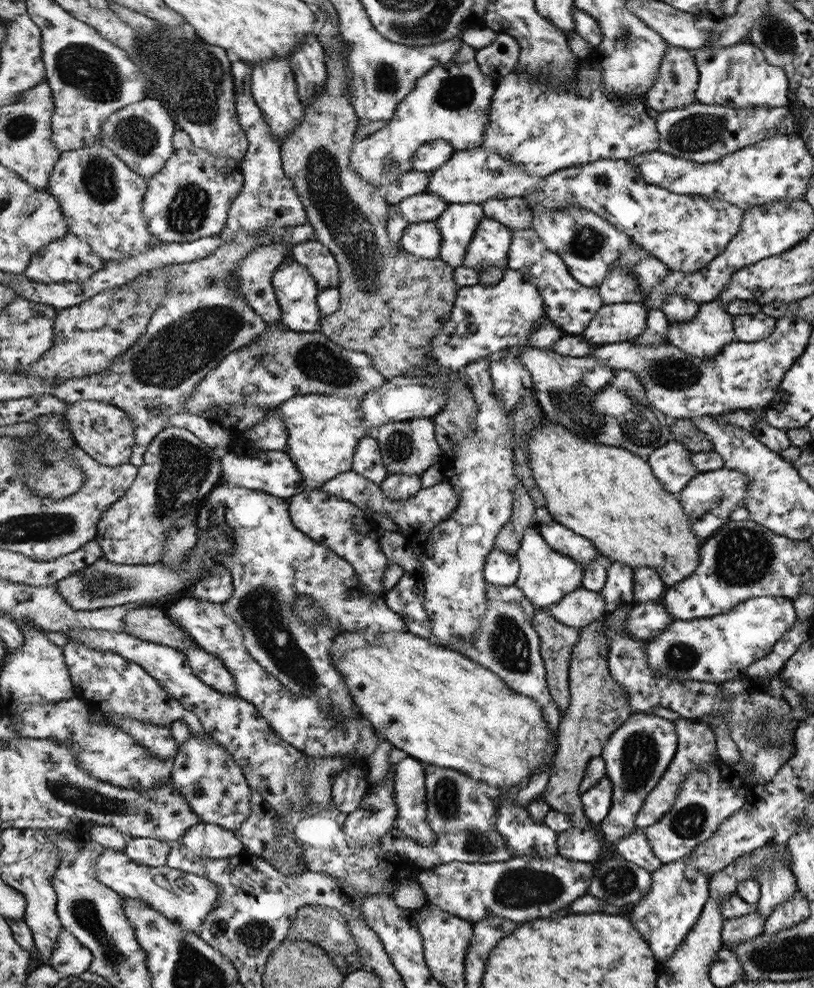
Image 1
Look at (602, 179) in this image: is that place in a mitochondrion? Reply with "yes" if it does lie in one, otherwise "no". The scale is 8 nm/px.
yes

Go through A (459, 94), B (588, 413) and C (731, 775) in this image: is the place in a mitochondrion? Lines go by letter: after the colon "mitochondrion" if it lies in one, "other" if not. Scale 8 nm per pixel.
A: mitochondrion
B: mitochondrion
C: other

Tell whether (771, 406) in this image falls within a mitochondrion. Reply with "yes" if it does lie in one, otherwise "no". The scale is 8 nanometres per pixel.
no

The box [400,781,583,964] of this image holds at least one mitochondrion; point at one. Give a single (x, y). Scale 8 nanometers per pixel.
(519, 888)

